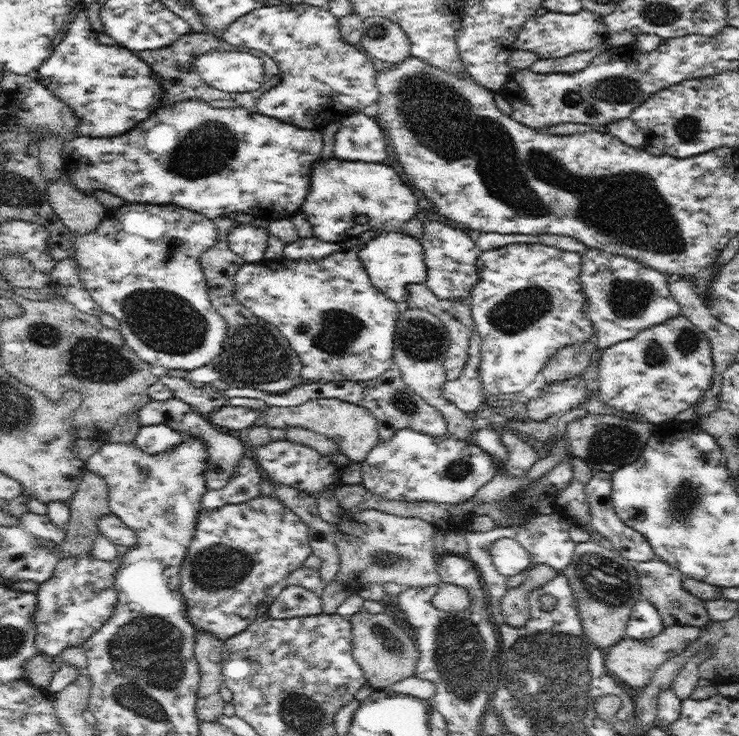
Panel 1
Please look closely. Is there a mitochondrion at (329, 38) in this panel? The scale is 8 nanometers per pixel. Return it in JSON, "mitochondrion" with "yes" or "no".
{"mitochondrion":"no"}

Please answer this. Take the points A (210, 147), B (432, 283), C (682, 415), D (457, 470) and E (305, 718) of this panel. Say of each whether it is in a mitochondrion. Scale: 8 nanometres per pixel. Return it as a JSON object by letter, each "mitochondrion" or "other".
{"A":"mitochondrion","B":"other","C":"other","D":"mitochondrion","E":"mitochondrion"}

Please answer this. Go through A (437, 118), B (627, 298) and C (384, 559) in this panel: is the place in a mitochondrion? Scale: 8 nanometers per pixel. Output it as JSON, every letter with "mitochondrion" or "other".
{"A":"mitochondrion","B":"mitochondrion","C":"mitochondrion"}

